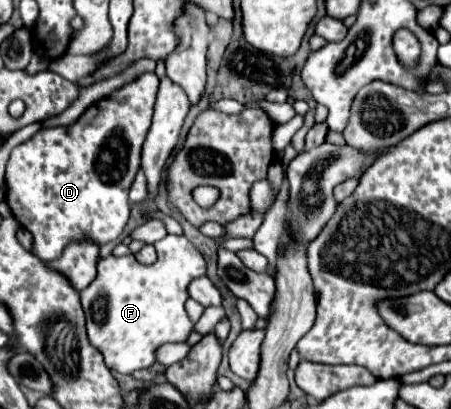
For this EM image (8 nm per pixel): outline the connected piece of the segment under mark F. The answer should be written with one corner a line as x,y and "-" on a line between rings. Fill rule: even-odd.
167,235
155,243
157,261
153,265
138,265
133,254
115,257
109,255
99,261
95,281
81,291
81,305
87,315
87,335
109,369
131,375
137,369
147,369
155,363
155,351
165,343
185,343
193,331
193,323
185,311
185,301
189,299
187,287
191,279
205,275
205,259
183,235

